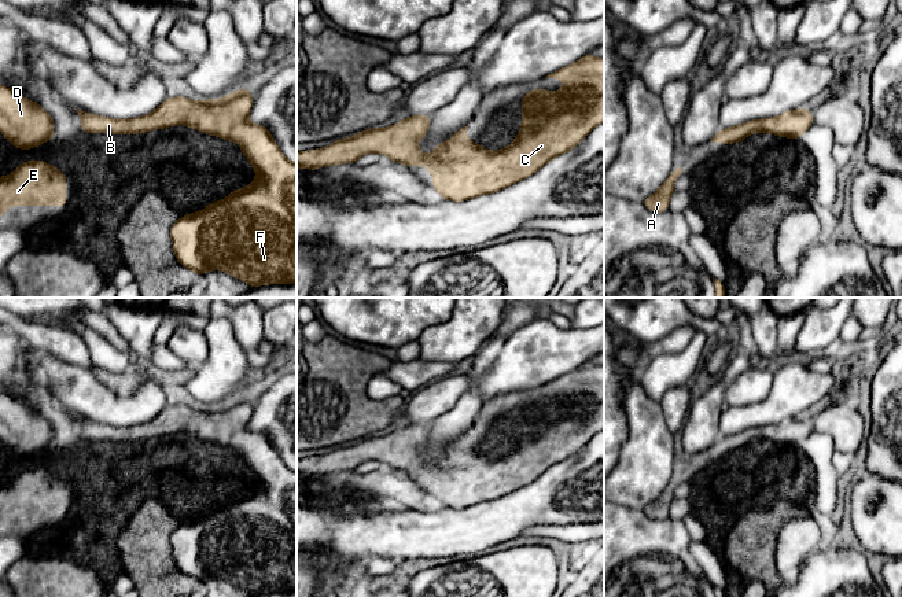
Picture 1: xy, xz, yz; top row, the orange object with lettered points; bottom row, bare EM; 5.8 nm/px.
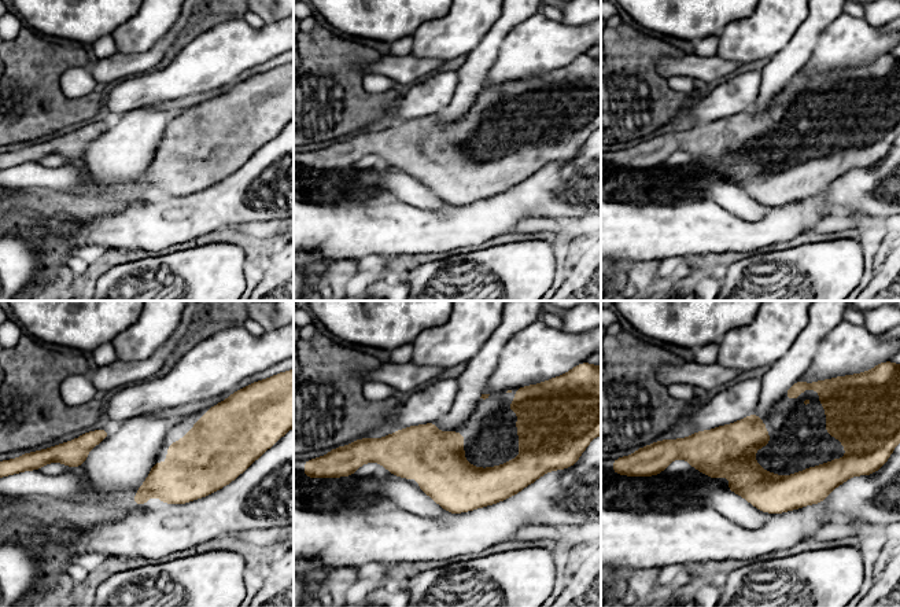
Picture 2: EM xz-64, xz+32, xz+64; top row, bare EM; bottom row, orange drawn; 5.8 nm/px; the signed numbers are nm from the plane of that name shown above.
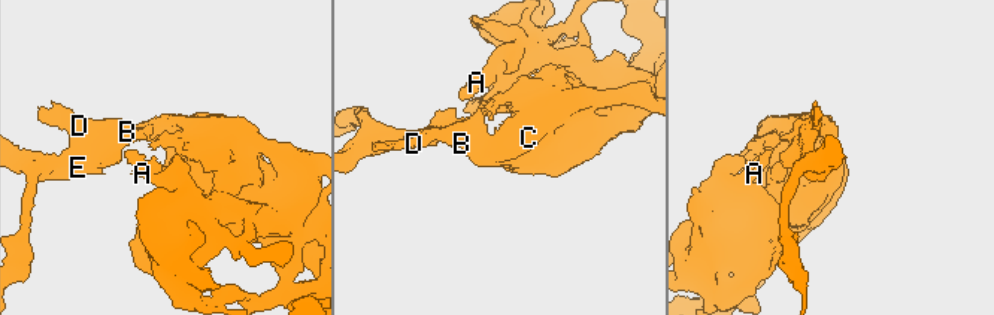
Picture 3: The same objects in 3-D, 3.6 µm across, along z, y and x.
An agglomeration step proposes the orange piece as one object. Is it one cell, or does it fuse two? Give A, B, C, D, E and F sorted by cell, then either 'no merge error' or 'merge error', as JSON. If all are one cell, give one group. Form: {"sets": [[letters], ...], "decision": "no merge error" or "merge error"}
{"sets": [["A", "B", "C", "D", "E", "F"]], "decision": "no merge error"}

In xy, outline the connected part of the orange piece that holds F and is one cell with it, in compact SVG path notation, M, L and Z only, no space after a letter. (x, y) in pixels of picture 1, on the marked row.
M243 88L227 97L198 103L183 96L166 97L148 115L132 119L76 111L81 118L81 132L85 133L135 134L183 124L238 143L255 169L257 178L244 189L233 189L225 199L180 217L170 228L176 258L196 276L218 269L250 287L297 284L297 163L283 155L268 128L248 121L251 104L250 91Z

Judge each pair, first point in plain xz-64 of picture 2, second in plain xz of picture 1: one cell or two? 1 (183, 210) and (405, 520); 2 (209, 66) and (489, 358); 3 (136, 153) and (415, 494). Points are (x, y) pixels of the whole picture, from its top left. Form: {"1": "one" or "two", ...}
{"1": "one", "2": "two", "3": "two"}

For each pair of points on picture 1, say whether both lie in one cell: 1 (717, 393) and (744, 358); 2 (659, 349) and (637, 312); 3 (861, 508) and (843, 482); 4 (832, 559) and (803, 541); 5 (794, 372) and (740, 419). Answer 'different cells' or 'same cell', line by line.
1: same cell
2: different cells
3: different cells
4: different cells
5: same cell

